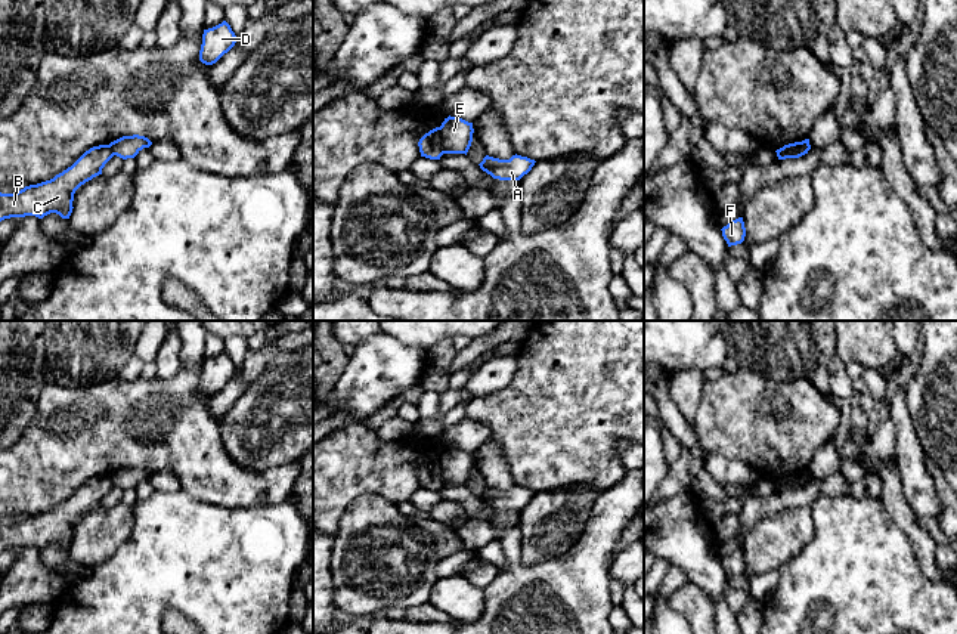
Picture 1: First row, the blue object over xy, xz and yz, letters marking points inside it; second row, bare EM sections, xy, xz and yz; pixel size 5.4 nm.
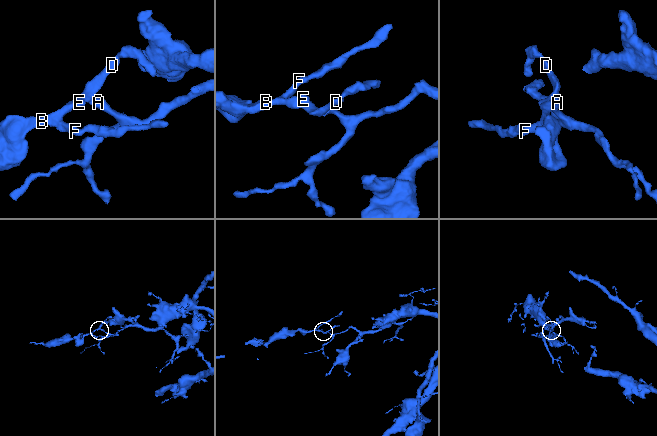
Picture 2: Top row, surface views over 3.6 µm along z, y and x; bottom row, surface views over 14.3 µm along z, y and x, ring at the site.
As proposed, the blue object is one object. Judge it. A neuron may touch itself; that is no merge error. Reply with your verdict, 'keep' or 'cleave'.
cleave

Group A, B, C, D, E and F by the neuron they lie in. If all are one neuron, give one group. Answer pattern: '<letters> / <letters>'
A D E / B C F

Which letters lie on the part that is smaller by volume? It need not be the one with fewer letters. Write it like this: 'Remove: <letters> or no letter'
Remove: B, C, F

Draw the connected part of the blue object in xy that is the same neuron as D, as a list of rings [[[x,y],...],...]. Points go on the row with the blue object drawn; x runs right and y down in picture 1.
[[[226,21],[213,28],[204,30],[199,61],[205,65],[213,65],[227,53],[235,43],[236,35]]]

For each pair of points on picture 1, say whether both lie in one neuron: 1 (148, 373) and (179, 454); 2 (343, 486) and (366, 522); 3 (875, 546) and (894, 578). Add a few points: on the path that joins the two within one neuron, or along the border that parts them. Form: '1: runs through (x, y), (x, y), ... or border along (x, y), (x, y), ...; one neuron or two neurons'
1: border along (155, 376), (141, 379); two neurons
2: border along (387, 500), (362, 494), (341, 517), (337, 534); two neurons
3: runs through (875, 553), (875, 559), (886, 571); one neuron

